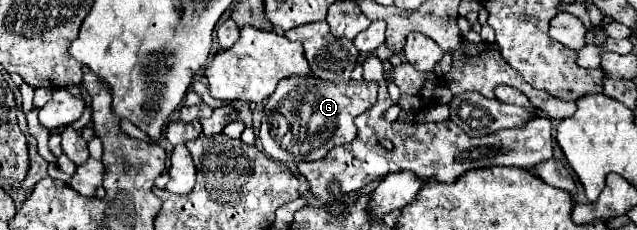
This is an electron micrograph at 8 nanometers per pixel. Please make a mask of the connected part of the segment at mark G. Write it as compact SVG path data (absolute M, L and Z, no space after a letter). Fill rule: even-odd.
M308 76L308 78L290 78L288 82L280 82L280 86L276 88L276 92L272 94L272 98L268 98L268 104L264 106L264 118L262 118L262 126L260 126L260 142L262 148L268 156L272 156L278 162L284 164L298 164L302 160L310 162L310 160L320 160L324 158L334 146L344 144L344 142L352 142L356 138L356 126L354 126L354 118L362 112L366 112L368 108L372 108L376 104L378 98L378 86L374 82L368 80L348 80L348 82L328 82L328 80L320 80L316 76ZM316 134L322 134L322 140L314 140Z

